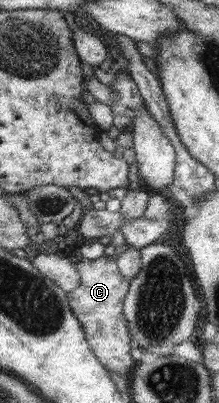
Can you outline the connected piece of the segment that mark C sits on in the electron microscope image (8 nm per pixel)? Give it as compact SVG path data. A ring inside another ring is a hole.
M100 256L94 260L82 258L74 264L79 275L78 288L68 292L68 302L71 303L72 314L78 319L86 334L87 345L92 354L110 371L124 378L132 367L130 349L131 335L127 330L127 321L122 319L122 297L126 296L129 281L119 273L115 258Z

